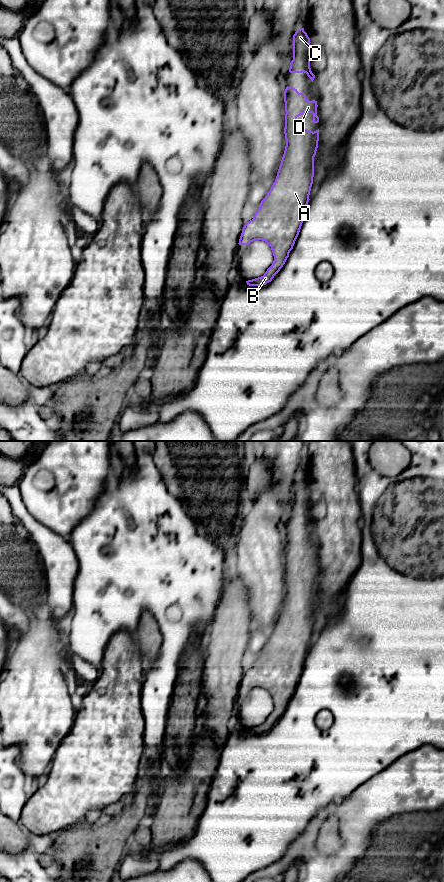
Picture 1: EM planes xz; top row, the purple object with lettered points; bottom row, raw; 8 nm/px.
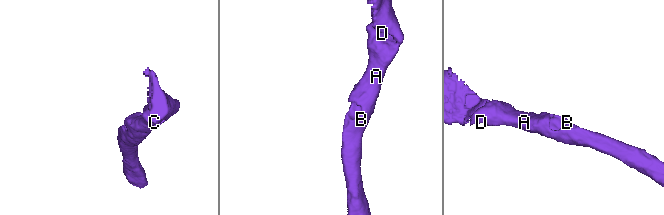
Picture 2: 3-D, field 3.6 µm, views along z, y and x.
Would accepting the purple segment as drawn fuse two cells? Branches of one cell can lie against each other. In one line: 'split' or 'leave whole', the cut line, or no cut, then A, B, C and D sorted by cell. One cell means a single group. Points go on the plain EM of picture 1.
leave whole | no cut | A B C D

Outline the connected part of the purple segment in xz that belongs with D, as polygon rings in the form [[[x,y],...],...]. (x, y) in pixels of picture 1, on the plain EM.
[[[286,535],[284,539],[286,594],[279,614],[275,630],[261,649],[259,657],[252,668],[247,670],[239,687],[239,693],[249,693],[255,688],[265,689],[273,700],[274,709],[263,724],[246,729],[249,734],[263,734],[271,730],[280,719],[293,697],[299,683],[304,661],[309,650],[309,643],[314,625],[314,605],[318,596],[319,577],[311,579],[299,577],[297,566],[304,561],[313,562],[313,570],[318,571],[317,549],[309,549],[303,541],[293,535]]]

